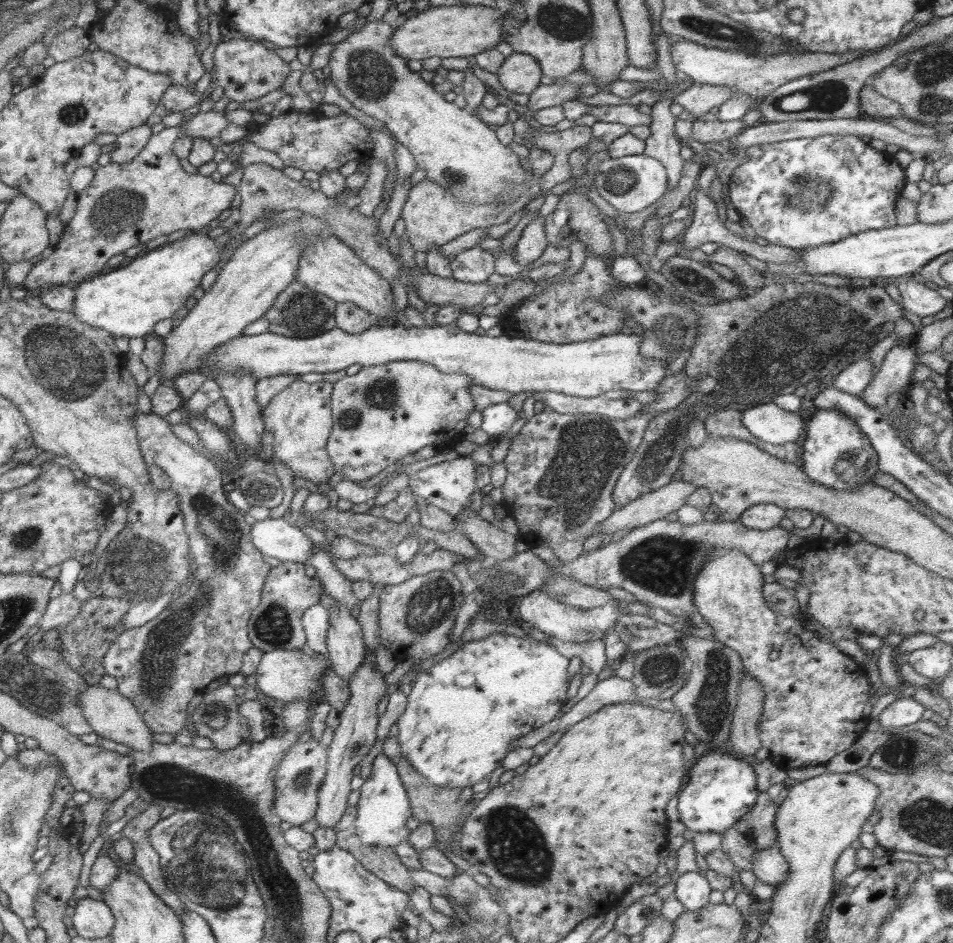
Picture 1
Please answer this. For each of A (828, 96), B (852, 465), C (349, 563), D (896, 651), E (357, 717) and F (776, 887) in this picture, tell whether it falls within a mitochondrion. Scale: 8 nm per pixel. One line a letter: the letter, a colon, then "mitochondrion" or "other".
A: mitochondrion
B: mitochondrion
C: other
D: other
E: other
F: other

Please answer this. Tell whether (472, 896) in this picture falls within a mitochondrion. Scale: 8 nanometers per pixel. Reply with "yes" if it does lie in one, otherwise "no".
yes

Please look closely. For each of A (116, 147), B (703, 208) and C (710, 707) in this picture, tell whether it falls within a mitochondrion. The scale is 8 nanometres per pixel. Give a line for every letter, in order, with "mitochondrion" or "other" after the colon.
A: other
B: other
C: mitochondrion

